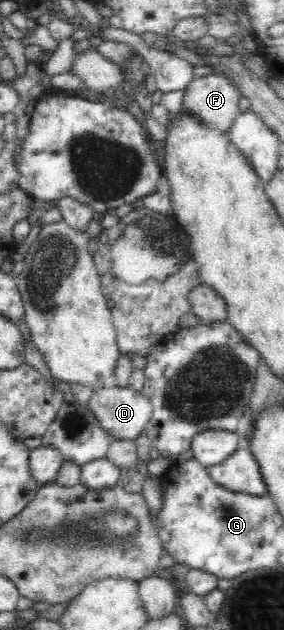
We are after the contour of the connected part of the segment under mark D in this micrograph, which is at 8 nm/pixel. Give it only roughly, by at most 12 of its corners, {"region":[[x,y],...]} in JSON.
{"region":[[130,384],[93,389],[87,406],[118,440],[135,440],[153,411]]}

